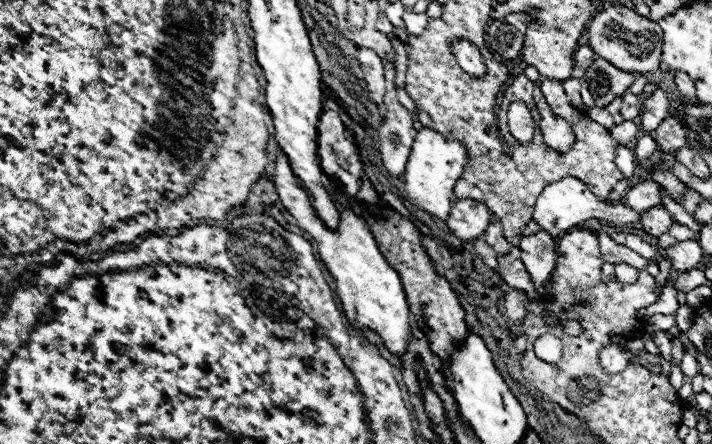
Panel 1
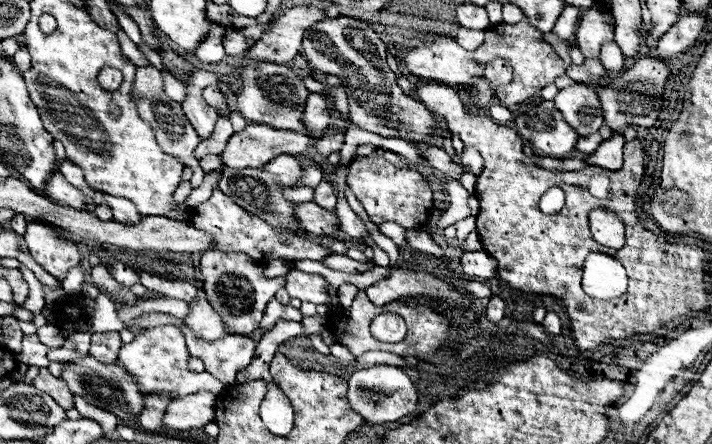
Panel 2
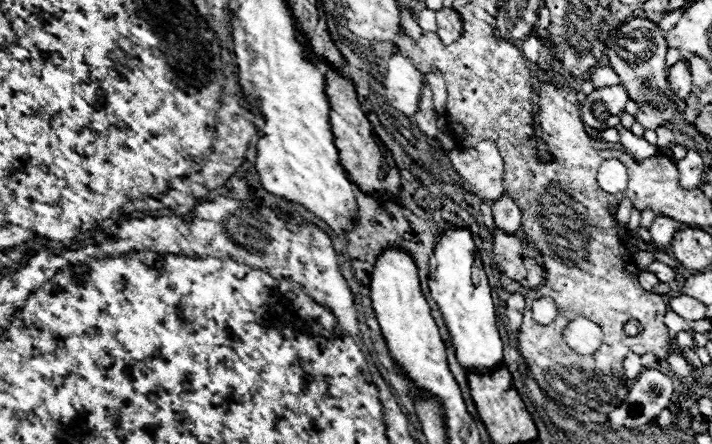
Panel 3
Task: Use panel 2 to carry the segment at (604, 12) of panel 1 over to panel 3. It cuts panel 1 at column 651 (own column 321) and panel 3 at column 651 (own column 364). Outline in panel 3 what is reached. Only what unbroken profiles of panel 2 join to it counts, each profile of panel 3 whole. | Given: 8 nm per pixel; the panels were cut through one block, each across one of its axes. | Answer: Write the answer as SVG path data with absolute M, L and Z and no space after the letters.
M634 18L628 24L620 26L614 42L608 46L606 56L610 60L612 70L620 76L624 88L628 90L628 96L638 104L638 116L636 122L640 122L646 130L656 130L664 124L668 124L676 114L676 96L672 94L672 88L666 80L666 38L660 32L660 28L646 20L646 18Z

